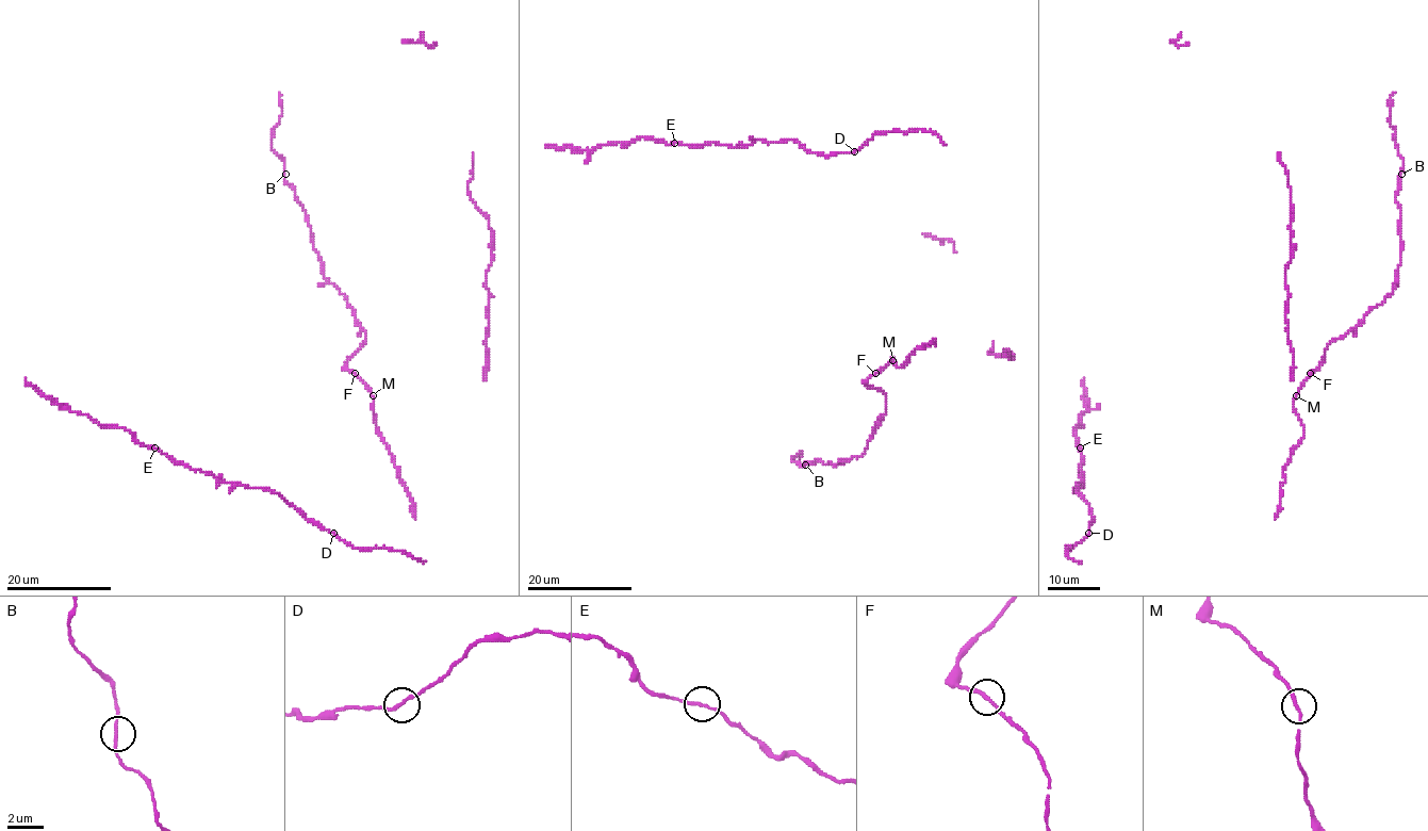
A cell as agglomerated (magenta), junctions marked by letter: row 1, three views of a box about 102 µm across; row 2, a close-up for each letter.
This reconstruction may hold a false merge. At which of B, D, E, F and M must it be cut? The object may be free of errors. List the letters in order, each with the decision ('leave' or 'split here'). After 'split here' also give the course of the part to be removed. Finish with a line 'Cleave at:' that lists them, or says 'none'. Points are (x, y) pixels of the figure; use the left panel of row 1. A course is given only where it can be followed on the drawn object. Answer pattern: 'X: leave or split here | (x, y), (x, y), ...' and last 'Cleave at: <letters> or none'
B: leave
D: leave
E: leave
F: leave
M: leave
Cleave at: none

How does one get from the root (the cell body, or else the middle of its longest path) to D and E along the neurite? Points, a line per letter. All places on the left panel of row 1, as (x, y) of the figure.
D: (425, 561), (386, 548), (360, 550), (333, 533)
E: (425, 561), (386, 548), (356, 549), (309, 521), (274, 491), (219, 482), (212, 474), (174, 462), (154, 447)

